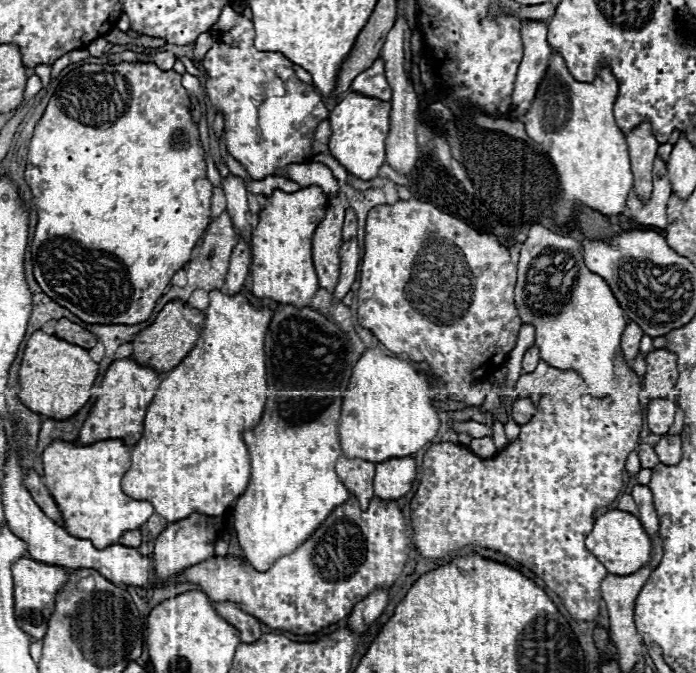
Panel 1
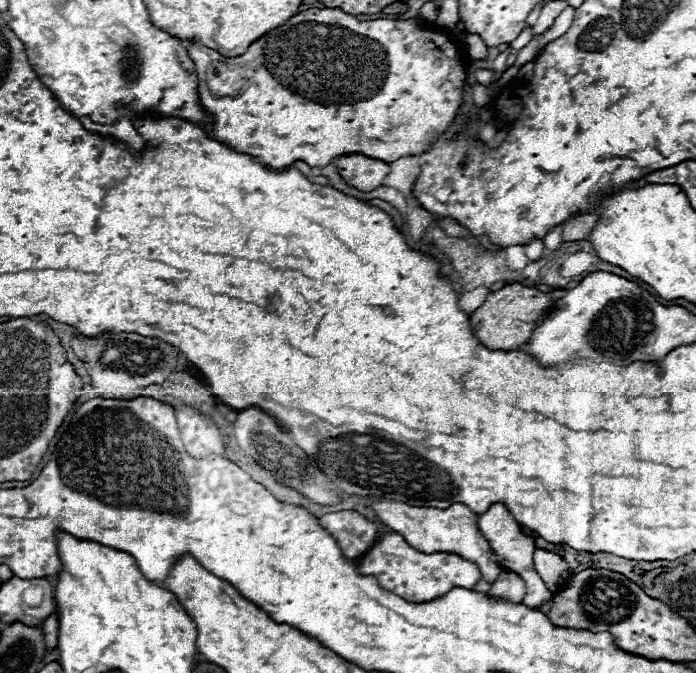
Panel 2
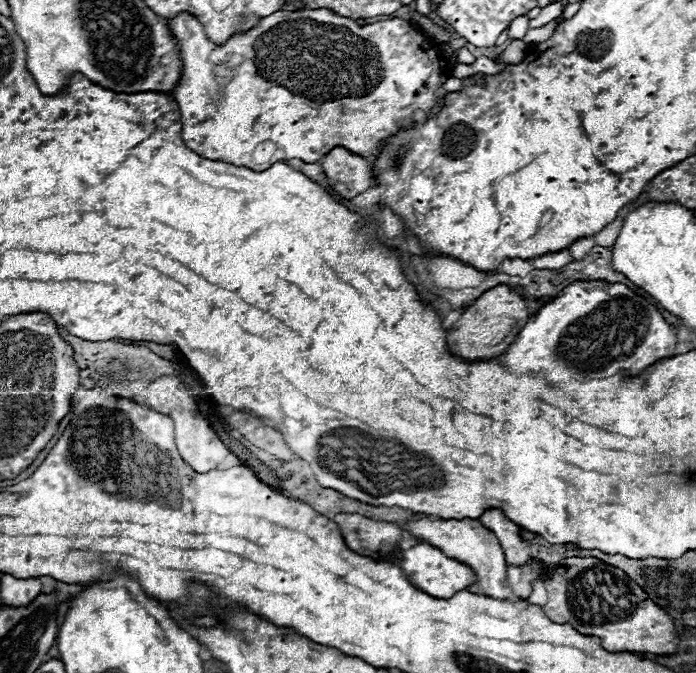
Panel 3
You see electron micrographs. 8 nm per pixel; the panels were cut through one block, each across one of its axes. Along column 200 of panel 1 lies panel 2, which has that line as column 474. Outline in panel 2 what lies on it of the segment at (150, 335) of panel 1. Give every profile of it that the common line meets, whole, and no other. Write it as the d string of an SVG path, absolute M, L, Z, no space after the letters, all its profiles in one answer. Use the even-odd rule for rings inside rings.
M506 284L504 288L490 292L486 296L486 302L472 312L472 330L476 332L476 338L492 350L520 350L530 340L534 328L538 328L548 316L552 306L554 290L542 292L538 288L528 288L522 284Z

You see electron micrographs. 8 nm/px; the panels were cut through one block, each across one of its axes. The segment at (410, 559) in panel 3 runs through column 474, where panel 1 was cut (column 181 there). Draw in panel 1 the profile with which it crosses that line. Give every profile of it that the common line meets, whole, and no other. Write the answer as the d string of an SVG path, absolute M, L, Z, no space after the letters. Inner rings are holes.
M350 496L346 504L338 506L326 518L326 522L318 528L318 532L314 532L310 540L306 540L306 544L302 544L296 552L278 558L268 572L256 572L254 568L250 568L250 564L246 564L244 558L212 556L210 560L196 564L194 568L188 568L174 580L200 584L210 600L236 602L242 610L250 612L270 628L282 628L294 634L314 634L346 618L352 612L352 608L376 588L390 588L398 580L406 560L408 560L408 532L396 502L372 498L368 510L362 512L358 508L358 500Z

